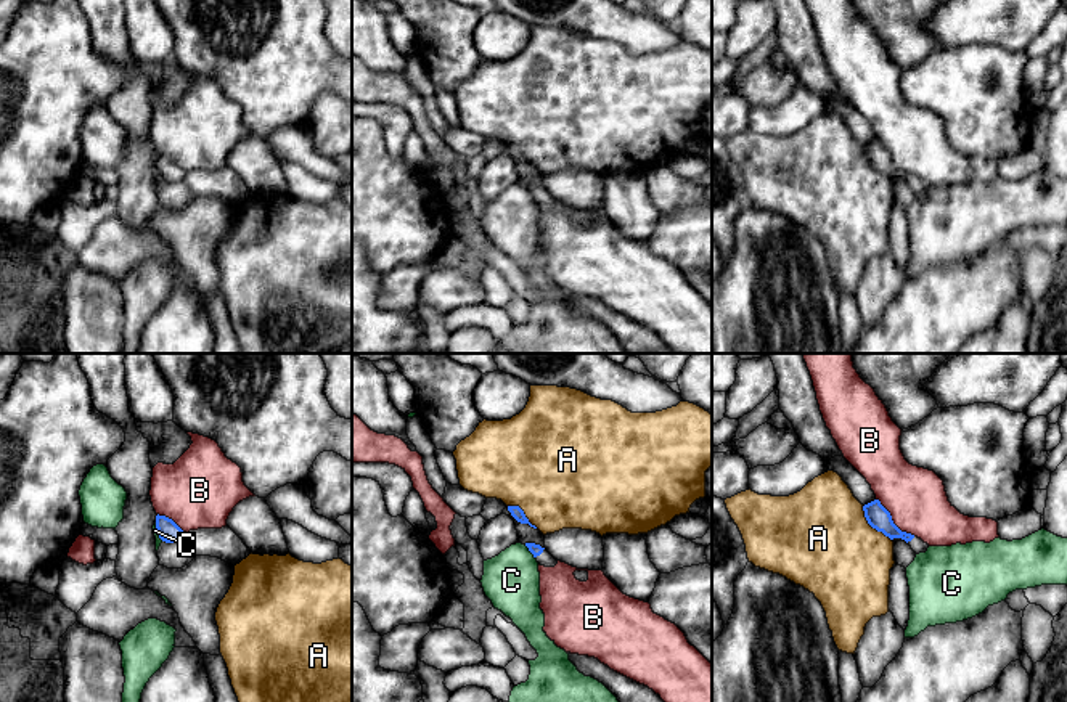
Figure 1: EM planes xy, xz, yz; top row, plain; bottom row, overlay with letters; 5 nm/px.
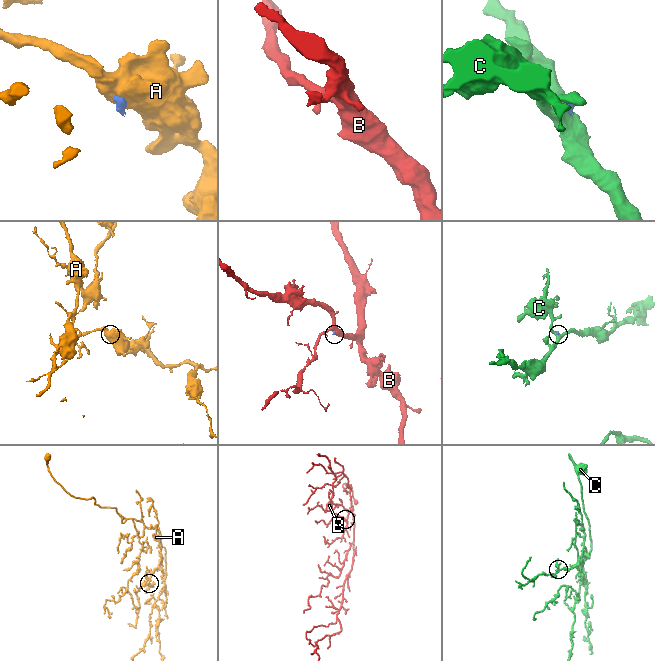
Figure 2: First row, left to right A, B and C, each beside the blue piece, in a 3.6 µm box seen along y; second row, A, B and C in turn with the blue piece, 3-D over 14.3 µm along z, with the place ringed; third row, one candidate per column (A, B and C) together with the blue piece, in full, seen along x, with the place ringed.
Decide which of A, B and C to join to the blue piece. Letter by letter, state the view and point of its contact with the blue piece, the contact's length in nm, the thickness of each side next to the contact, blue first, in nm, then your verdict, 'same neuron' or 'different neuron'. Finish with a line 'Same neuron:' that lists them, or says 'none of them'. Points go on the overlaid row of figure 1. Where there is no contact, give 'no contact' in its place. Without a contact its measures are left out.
A: meets blue in yz at (871, 526); contact 220 nm long; 110 nm thick on the blue side, 480 nm on the other; different neuron
B: meets blue in yz at (892, 521); contact 280 nm long; 110 nm thick on the blue side, 300 nm on the other; different neuron
C: meets blue in xz at (529, 550); contact 90 nm long; 60 nm thick on the blue side, 280 nm on the other; different neuron
Same neuron: none of them

